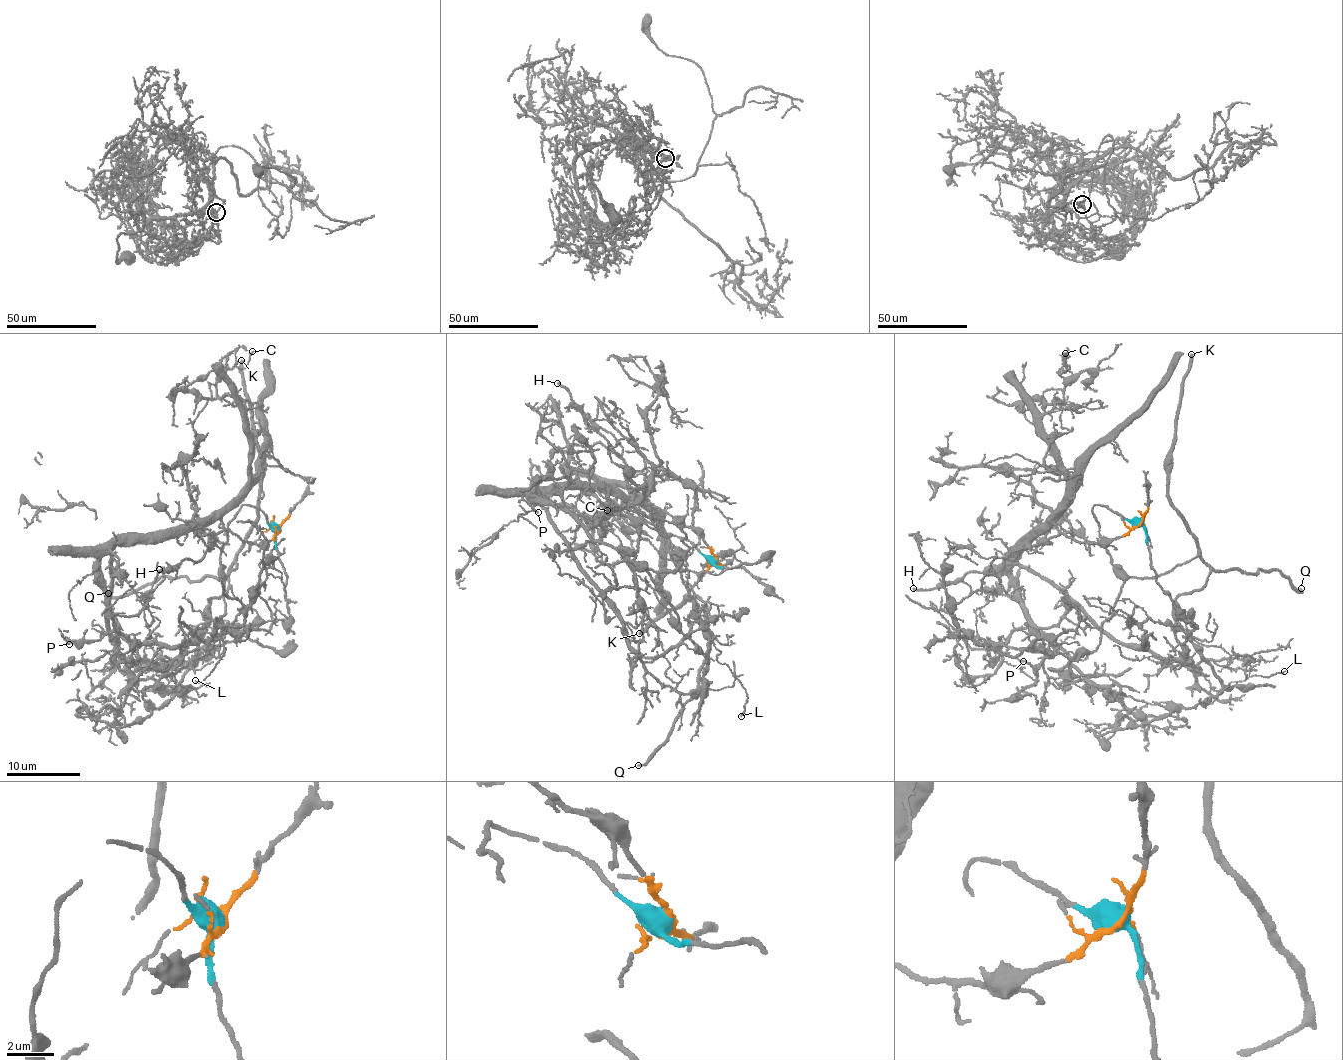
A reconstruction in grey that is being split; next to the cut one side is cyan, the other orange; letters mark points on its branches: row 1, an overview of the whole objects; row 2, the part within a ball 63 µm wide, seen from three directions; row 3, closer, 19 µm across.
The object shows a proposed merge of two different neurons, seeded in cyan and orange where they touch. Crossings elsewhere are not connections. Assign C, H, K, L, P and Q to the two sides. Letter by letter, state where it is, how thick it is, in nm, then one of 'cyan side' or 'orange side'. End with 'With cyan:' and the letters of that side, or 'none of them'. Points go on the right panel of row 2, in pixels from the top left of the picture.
C: place (1065, 353); calibre 170 nm; orange side
H: place (913, 588); calibre 220 nm; orange side
K: place (1191, 354); calibre 360 nm; cyan side
L: place (1284, 671); calibre 150 nm; orange side
P: place (1023, 661); calibre 120 nm; orange side
Q: place (1301, 588); calibre 240 nm; cyan side
With cyan: K, Q

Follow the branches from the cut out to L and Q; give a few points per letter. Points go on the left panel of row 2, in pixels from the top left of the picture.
L: (279, 530), (243, 542), (206, 520), (112, 547), (104, 614), (121, 671), (164, 671), (176, 694), (195, 681)
Q: (279, 530), (246, 505), (220, 555), (219, 580), (229, 576), (235, 563), (224, 577), (160, 578), (107, 592)

